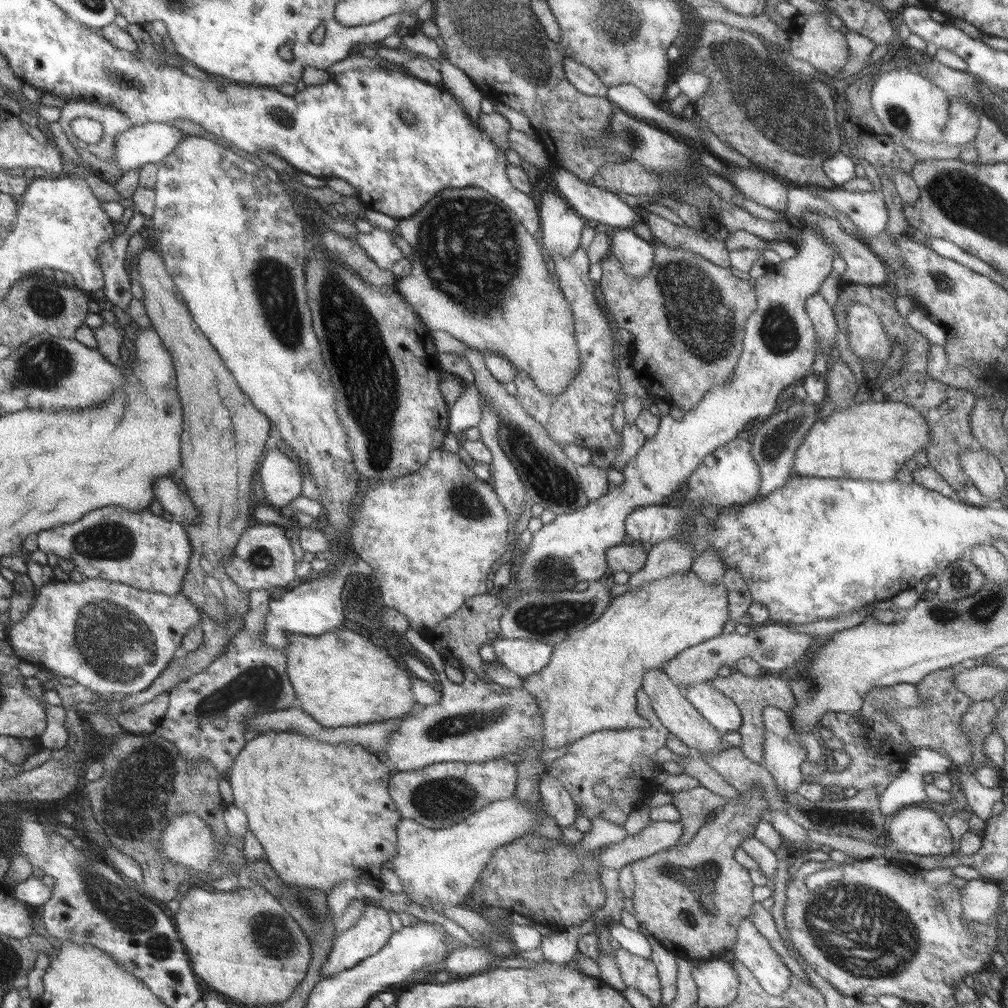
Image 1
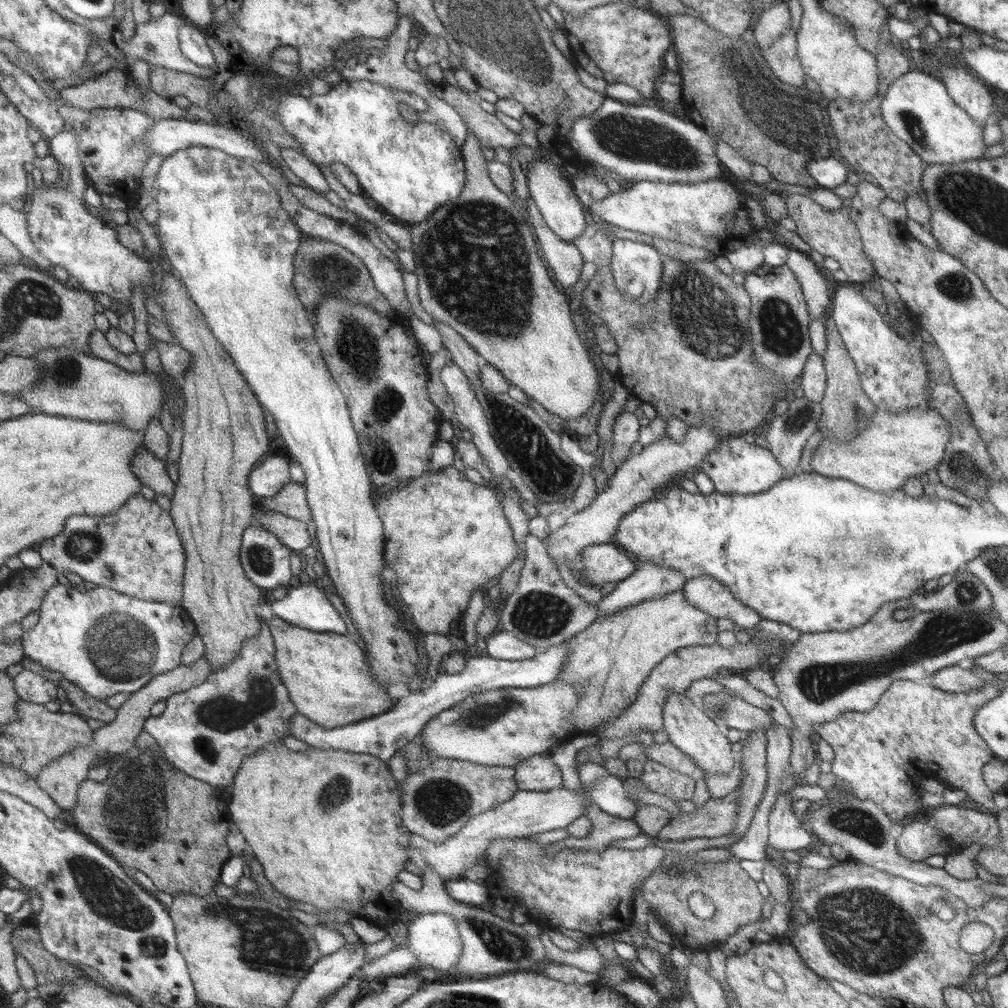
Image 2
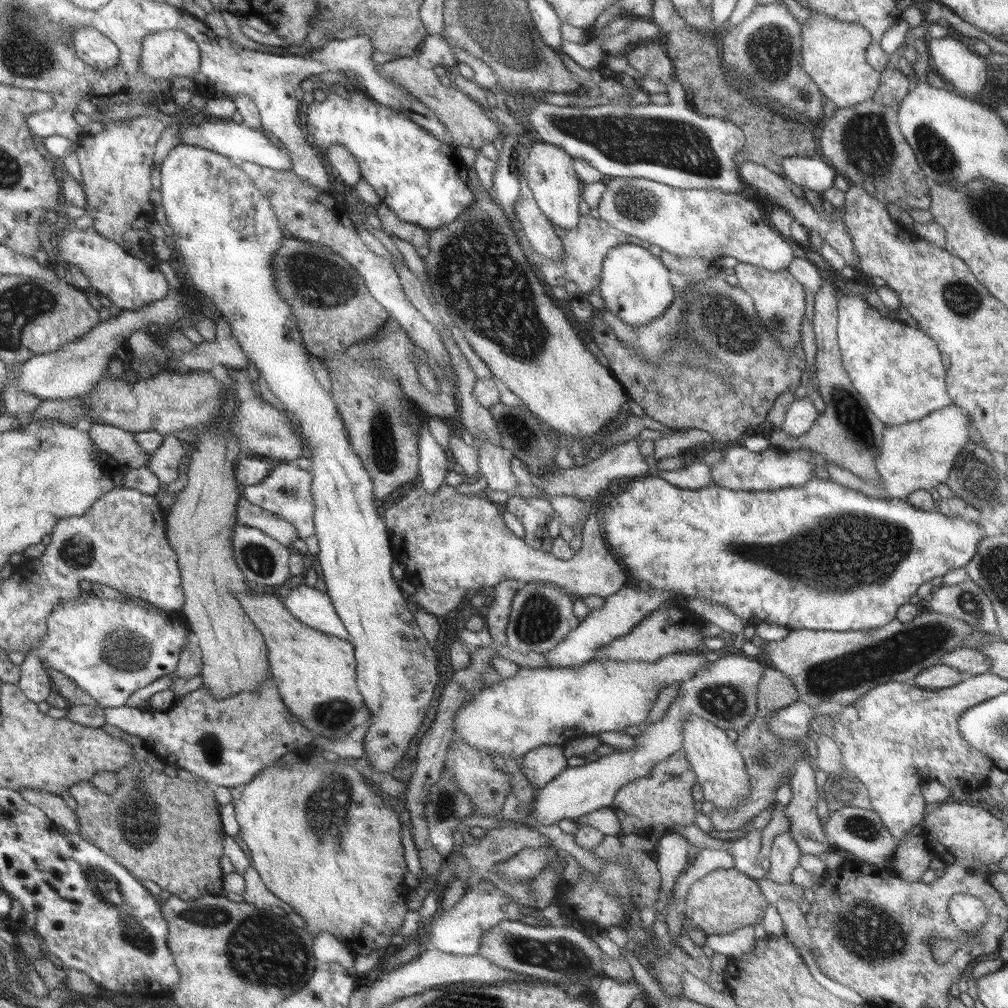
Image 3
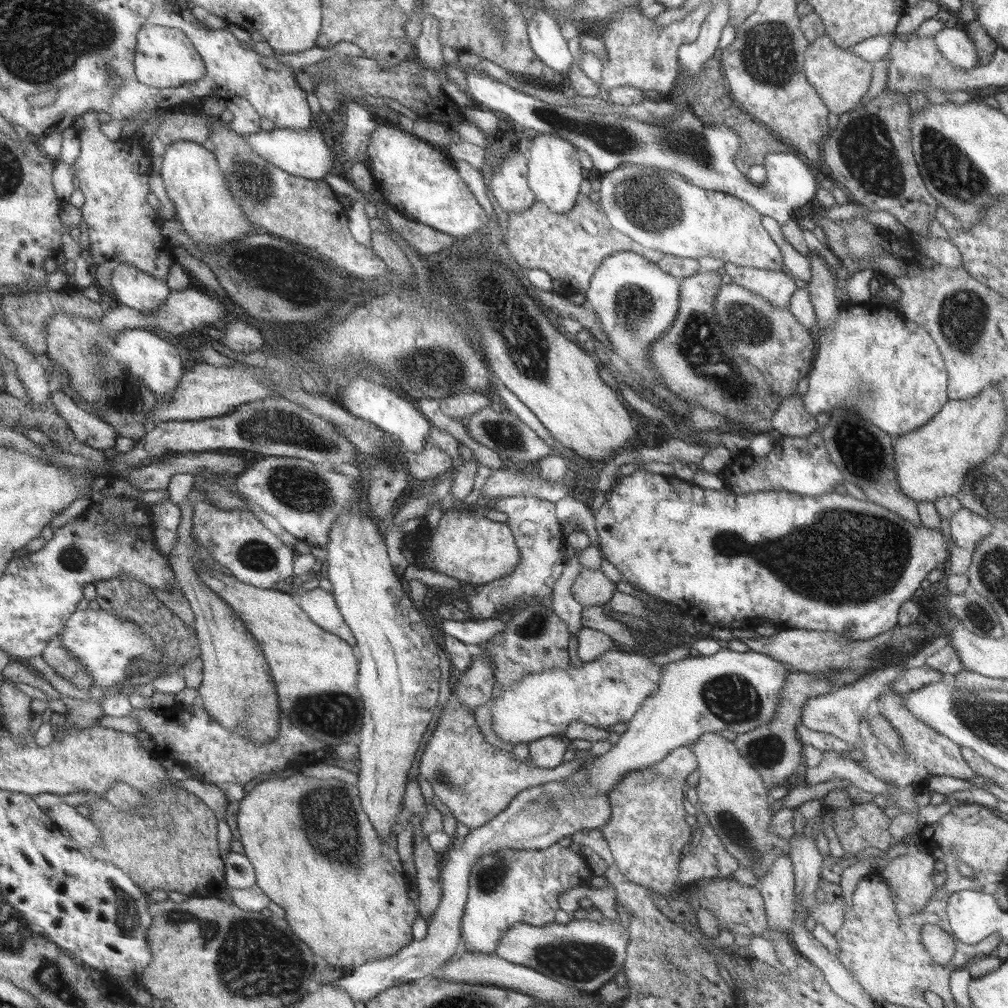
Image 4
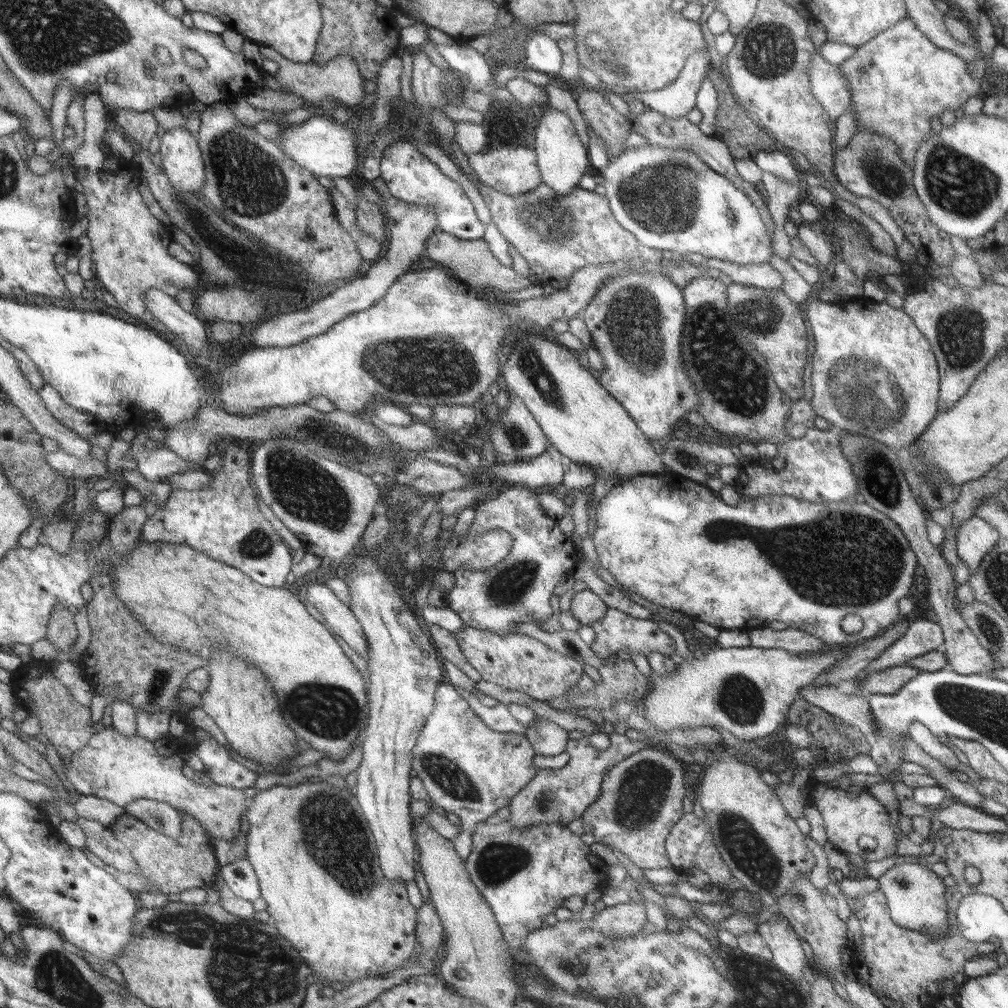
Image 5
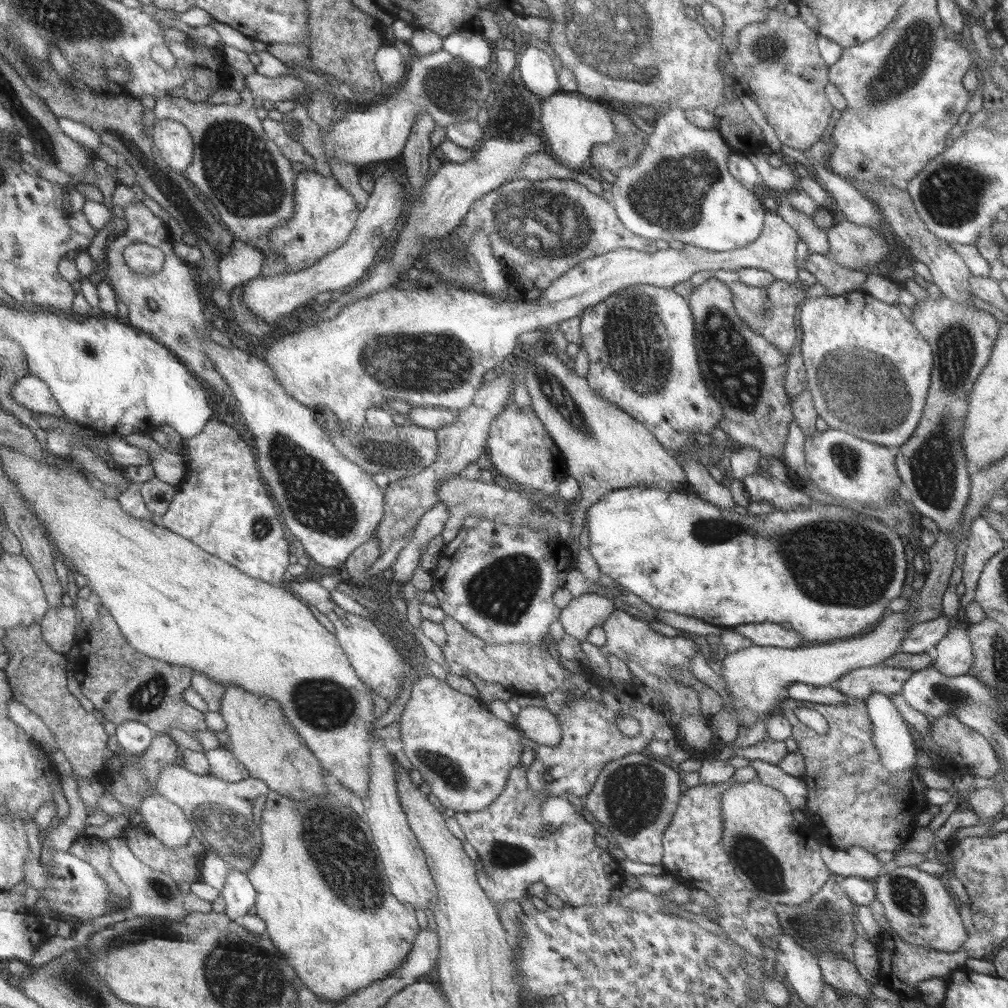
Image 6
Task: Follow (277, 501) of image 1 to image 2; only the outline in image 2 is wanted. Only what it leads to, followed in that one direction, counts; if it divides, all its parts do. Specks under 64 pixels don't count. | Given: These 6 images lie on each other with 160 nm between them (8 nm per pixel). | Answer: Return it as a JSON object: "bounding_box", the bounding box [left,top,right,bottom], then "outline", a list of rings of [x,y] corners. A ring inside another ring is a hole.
{"bounding_box":[250,456,291,497],"outline":[[[268,456],[251,470],[250,489],[257,497],[273,497],[291,481],[290,466],[282,456]]]}

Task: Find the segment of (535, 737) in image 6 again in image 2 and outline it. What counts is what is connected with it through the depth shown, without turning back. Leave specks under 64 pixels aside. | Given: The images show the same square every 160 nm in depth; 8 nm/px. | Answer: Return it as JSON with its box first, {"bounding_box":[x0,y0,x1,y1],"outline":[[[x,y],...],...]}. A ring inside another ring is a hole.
{"bounding_box":[515,755,563,791],"outline":[[[534,755],[515,766],[515,781],[520,790],[549,791],[563,786],[563,773],[550,757]]]}

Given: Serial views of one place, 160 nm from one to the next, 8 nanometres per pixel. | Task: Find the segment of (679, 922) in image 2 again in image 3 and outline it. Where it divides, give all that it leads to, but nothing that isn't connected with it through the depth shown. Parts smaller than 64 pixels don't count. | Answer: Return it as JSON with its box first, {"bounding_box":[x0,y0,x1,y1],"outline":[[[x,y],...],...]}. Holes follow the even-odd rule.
{"bounding_box":[685,870,769,936],"outline":[[[734,870],[706,874],[701,880],[694,882],[690,891],[685,894],[685,917],[691,918],[707,936],[731,934],[740,928],[758,924],[762,920],[764,910],[769,906],[769,902],[762,896],[756,882],[756,880],[750,880],[742,872]]]}

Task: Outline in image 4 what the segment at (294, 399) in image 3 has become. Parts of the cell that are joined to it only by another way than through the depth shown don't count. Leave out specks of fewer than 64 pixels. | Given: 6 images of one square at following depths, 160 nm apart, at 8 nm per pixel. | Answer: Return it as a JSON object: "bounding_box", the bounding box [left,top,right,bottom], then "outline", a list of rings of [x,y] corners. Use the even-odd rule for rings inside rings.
{"bounding_box":[159,139,442,840],"outline":[[[184,139],[171,142],[165,149],[159,174],[174,204],[175,214],[205,255],[213,255],[218,247],[260,231],[247,219],[239,202],[232,200],[232,193],[226,188],[226,174],[206,144]],[[359,506],[345,510],[336,522],[332,523],[328,540],[326,578],[332,583],[332,594],[337,598],[343,618],[353,630],[357,646],[362,653],[359,689],[364,699],[364,728],[356,740],[359,748],[359,771],[355,785],[358,787],[360,802],[367,817],[379,831],[379,837],[387,840],[392,828],[396,828],[396,816],[400,814],[400,804],[404,800],[408,772],[438,704],[442,674],[438,668],[440,658],[432,640],[432,632],[424,626],[424,620],[420,618],[418,610],[412,608],[410,596],[402,590],[402,582],[390,566],[384,546],[385,540],[382,540],[382,534],[374,524],[372,514],[369,514],[366,508],[360,510]]]}

